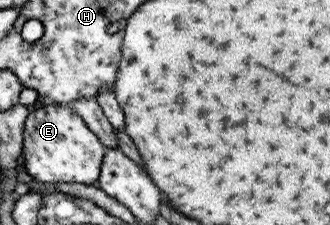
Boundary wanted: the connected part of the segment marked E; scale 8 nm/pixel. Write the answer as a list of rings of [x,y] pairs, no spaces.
[[[39,105],[26,119],[20,169],[43,184],[80,183],[92,185],[99,179],[105,145],[72,109],[59,105]]]

